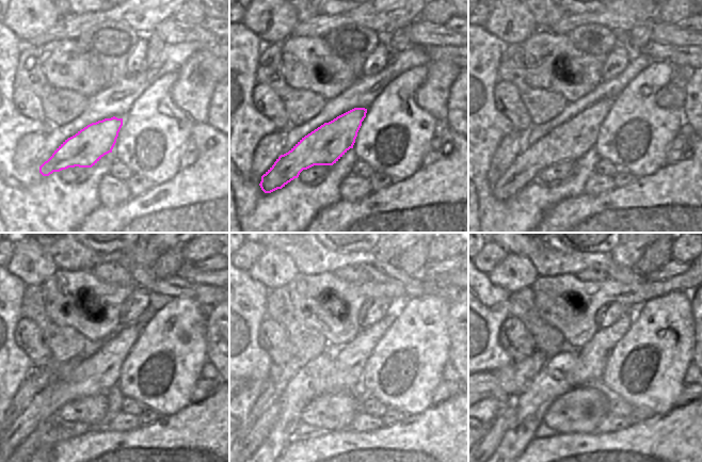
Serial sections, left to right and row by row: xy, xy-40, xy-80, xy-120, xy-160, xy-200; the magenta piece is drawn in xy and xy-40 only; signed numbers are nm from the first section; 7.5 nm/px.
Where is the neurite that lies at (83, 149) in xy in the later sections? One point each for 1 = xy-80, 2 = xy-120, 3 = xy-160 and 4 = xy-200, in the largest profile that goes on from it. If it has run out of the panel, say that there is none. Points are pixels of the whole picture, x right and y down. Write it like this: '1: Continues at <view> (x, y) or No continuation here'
1: Continues at xy-80 (569, 141)
2: Continues at xy-120 (95, 375)
3: Continues at xy-160 (349, 361)
4: Continues at xy-200 (592, 357).

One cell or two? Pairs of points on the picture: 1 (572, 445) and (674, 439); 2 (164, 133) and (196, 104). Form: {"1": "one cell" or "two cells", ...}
{"1": "one cell", "2": "two cells"}

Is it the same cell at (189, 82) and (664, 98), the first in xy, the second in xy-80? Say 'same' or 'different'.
same

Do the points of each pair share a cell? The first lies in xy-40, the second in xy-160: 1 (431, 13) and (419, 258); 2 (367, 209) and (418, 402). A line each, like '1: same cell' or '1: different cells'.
1: different cells
2: different cells

